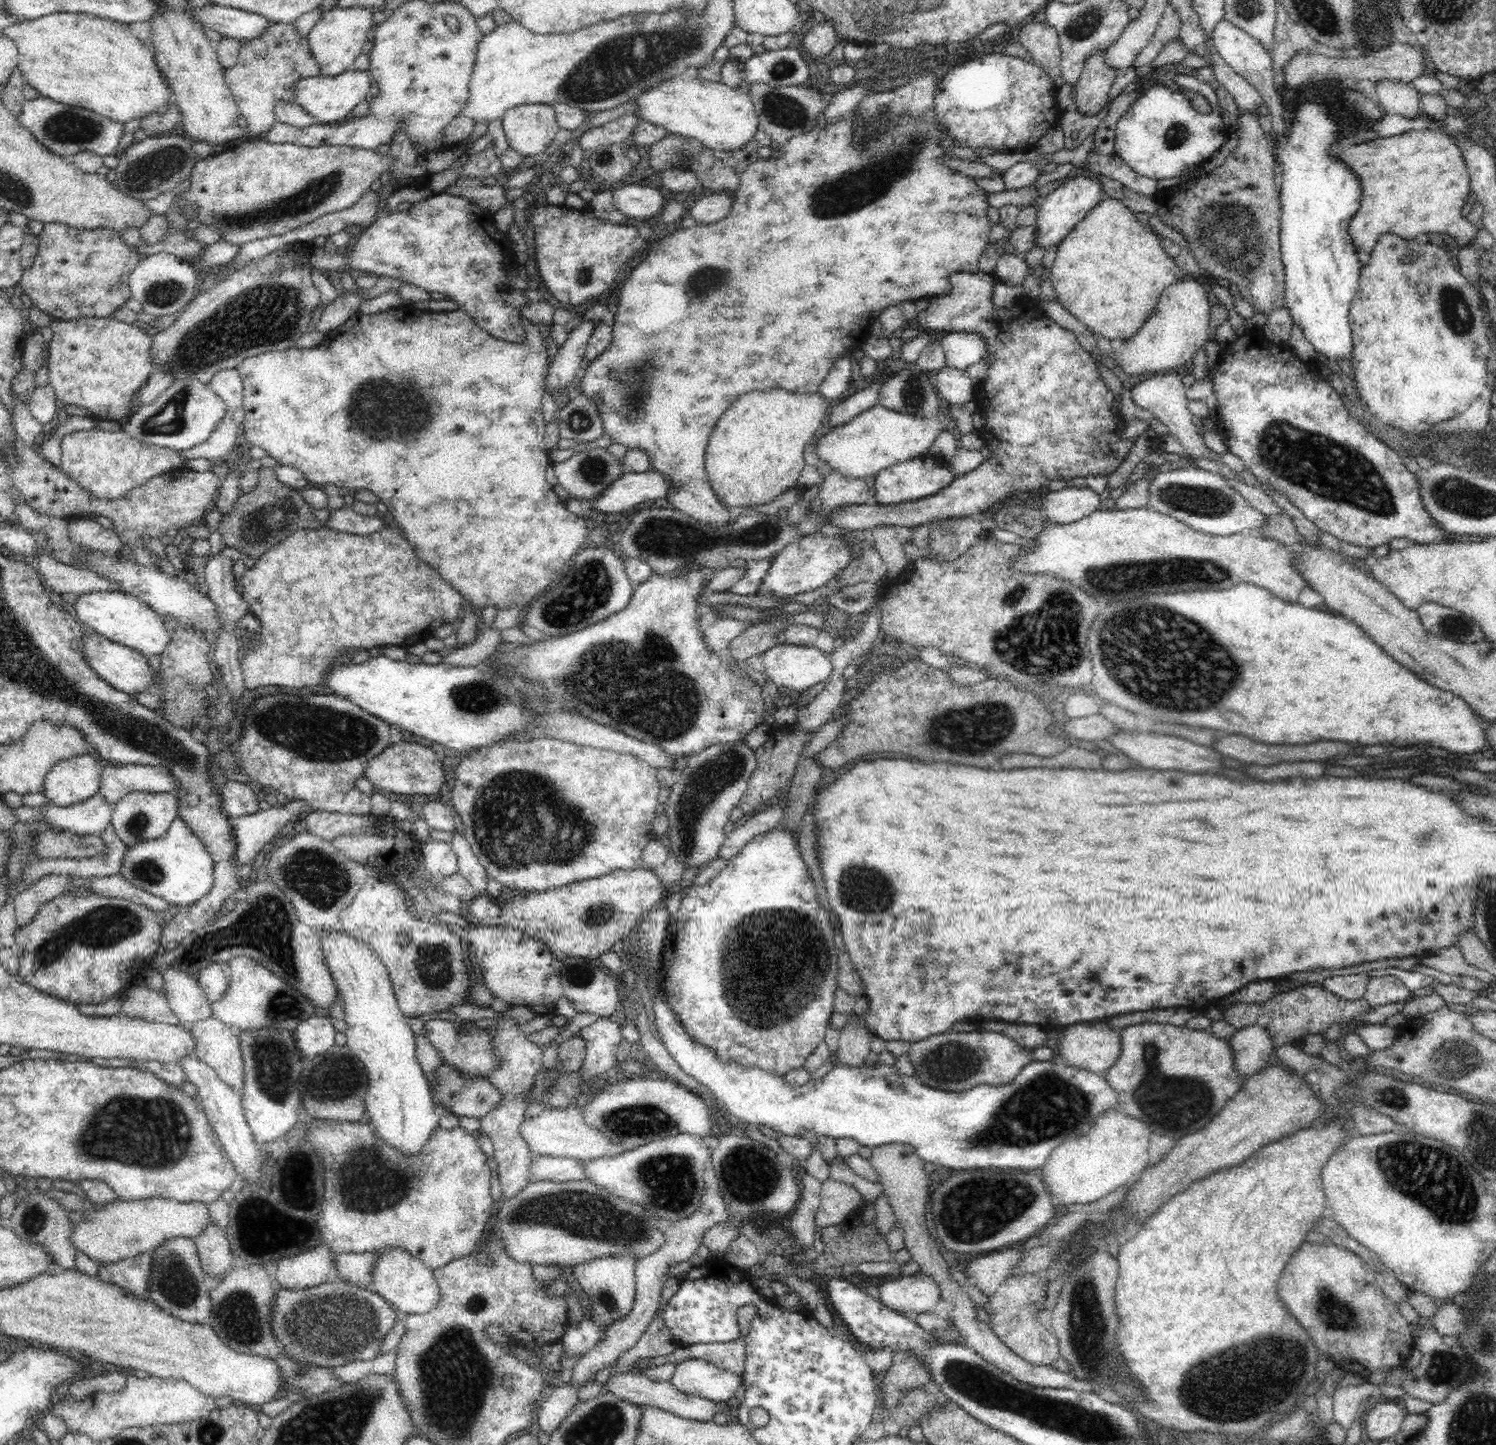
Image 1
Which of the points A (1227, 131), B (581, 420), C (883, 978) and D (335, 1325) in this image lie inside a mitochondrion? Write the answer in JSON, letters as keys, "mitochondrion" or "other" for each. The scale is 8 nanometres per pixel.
{"A":"other","B":"mitochondrion","C":"other","D":"mitochondrion"}

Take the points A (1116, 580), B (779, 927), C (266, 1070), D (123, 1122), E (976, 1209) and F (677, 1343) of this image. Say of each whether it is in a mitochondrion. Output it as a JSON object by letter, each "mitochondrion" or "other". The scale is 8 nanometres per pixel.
{"A":"mitochondrion","B":"mitochondrion","C":"mitochondrion","D":"mitochondrion","E":"mitochondrion","F":"other"}

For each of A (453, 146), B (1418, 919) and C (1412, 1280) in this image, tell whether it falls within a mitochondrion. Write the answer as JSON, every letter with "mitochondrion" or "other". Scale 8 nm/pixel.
{"A":"other","B":"mitochondrion","C":"other"}

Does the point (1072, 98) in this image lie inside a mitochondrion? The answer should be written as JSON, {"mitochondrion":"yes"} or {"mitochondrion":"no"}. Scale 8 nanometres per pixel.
{"mitochondrion":"no"}

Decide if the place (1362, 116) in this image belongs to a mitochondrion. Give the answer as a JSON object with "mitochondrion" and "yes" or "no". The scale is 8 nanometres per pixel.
{"mitochondrion":"yes"}

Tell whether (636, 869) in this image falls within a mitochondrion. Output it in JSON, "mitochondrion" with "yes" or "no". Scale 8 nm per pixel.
{"mitochondrion":"no"}

